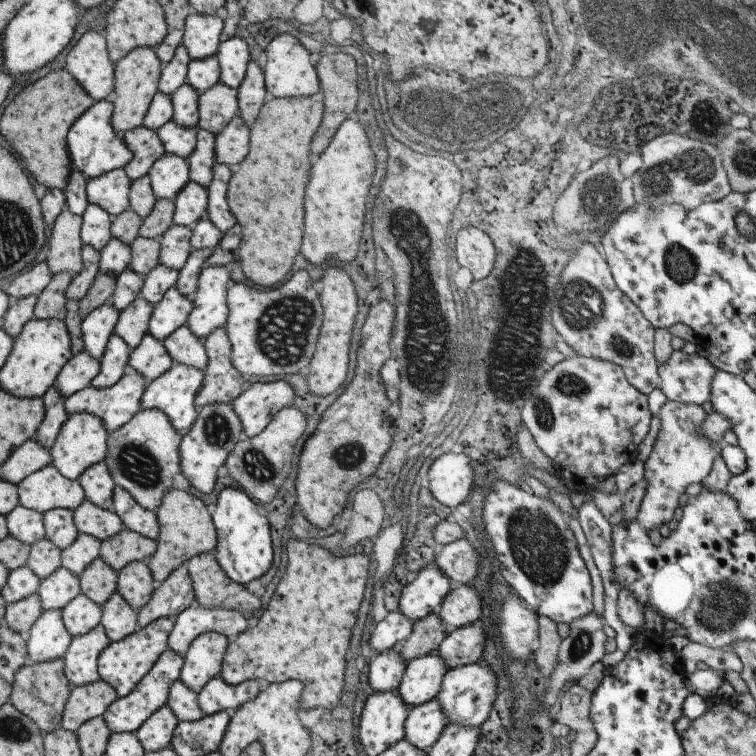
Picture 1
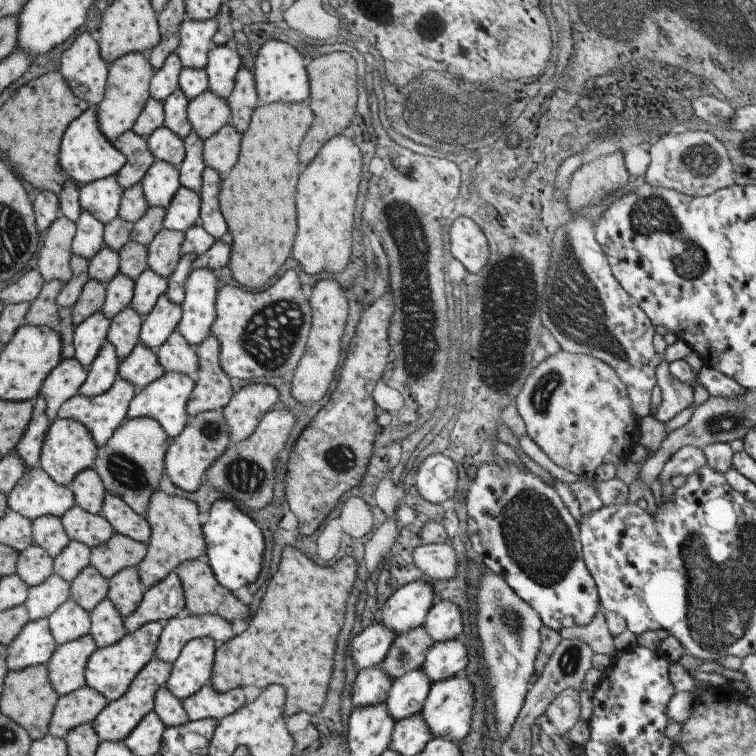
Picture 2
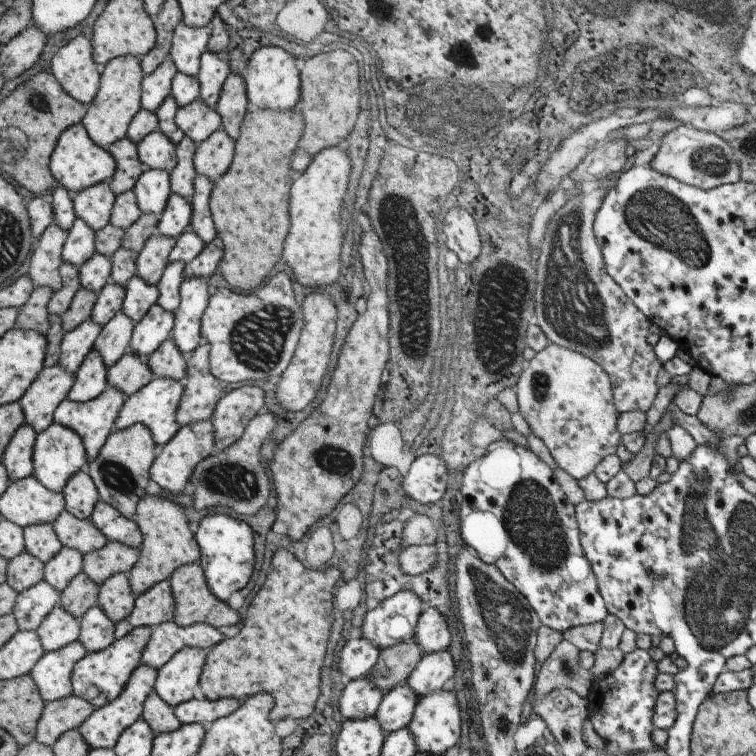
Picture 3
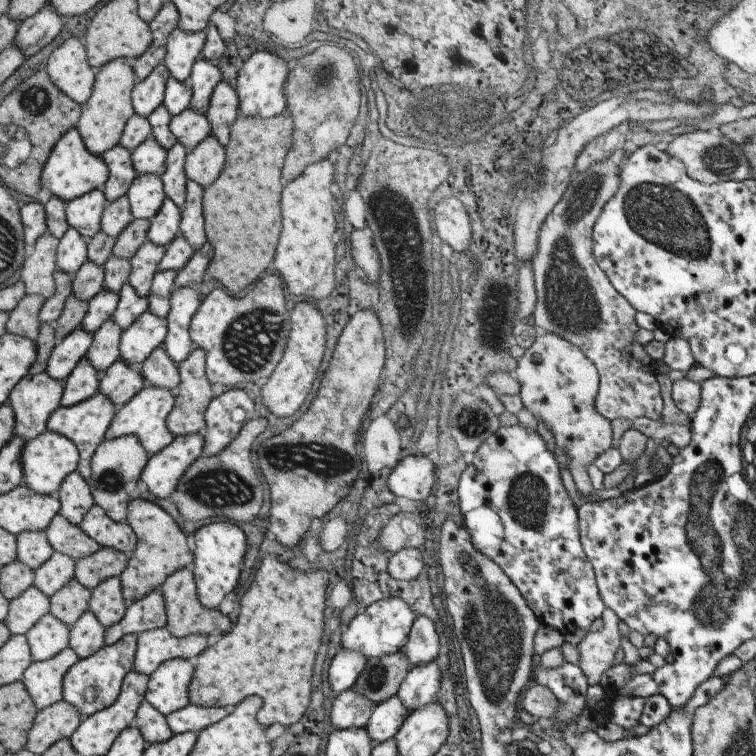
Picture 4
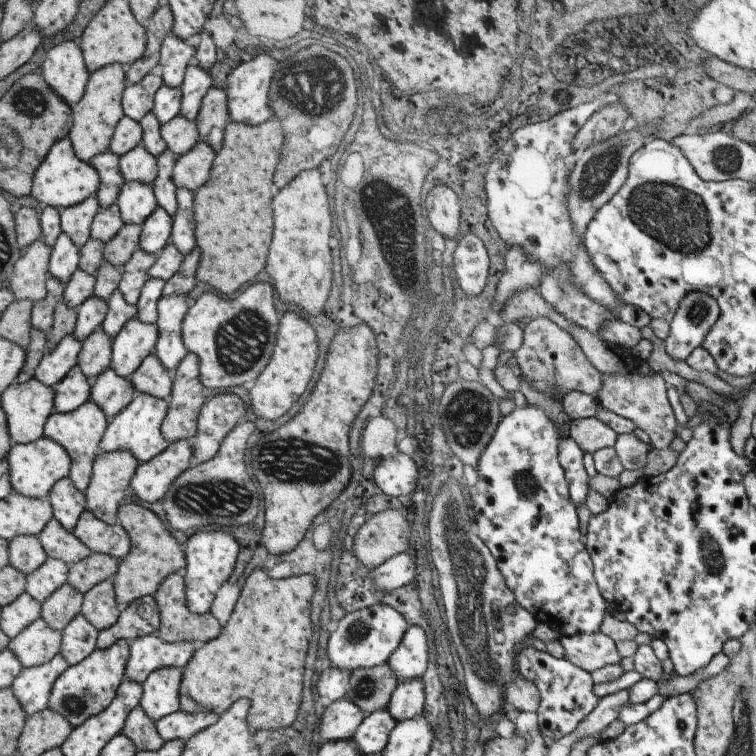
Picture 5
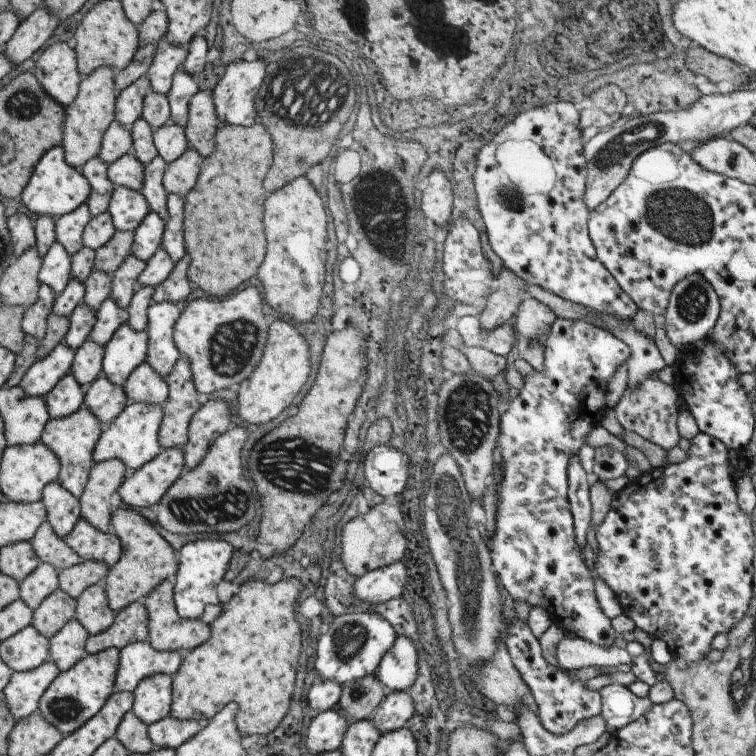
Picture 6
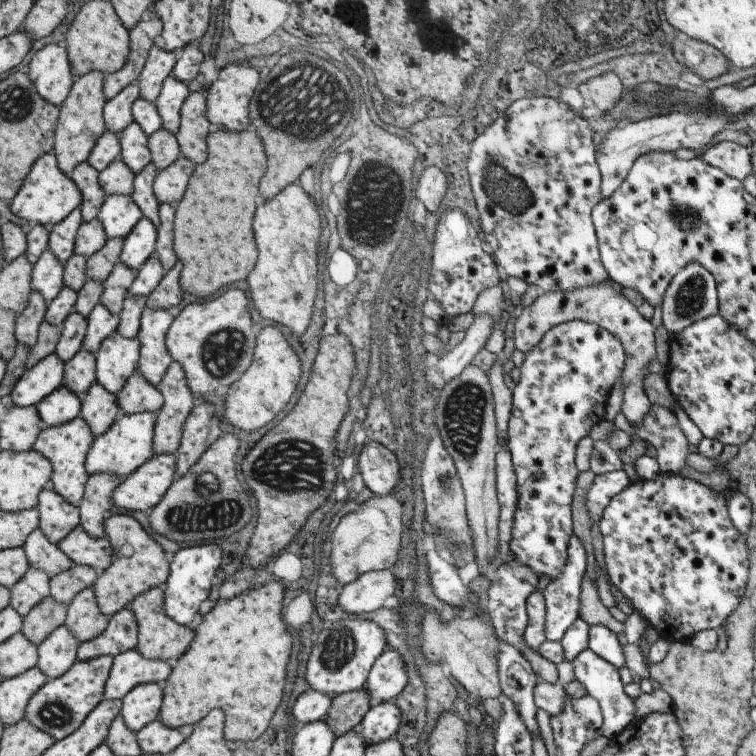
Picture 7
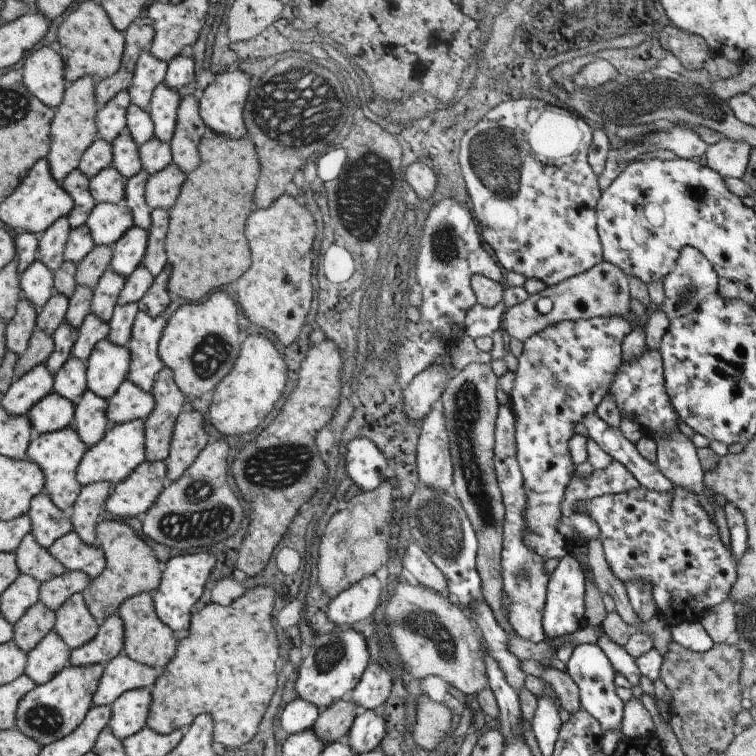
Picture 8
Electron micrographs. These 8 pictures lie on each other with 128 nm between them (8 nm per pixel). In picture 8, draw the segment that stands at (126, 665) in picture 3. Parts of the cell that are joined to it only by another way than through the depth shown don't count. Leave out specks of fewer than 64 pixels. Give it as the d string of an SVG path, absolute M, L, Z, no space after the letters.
M103 664L62 668L49 682L35 685L26 692L15 709L15 726L23 736L43 747L73 732L91 707L97 683L103 674Z

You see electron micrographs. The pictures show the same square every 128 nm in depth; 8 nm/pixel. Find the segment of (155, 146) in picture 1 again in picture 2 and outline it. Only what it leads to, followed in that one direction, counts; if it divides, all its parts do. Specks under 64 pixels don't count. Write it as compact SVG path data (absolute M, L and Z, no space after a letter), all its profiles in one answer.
M133 130L123 132L113 143L113 146L125 156L125 164L114 174L121 189L133 186L139 182L147 169L154 163L154 158L147 148L145 138L137 136Z

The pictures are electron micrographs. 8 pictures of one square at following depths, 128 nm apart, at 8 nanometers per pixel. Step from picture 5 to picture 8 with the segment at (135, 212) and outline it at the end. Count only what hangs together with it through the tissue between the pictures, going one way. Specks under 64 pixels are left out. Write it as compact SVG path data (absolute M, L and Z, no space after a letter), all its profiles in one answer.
M103 202L94 205L85 219L84 226L94 245L112 245L132 227L133 218L127 206L122 203Z

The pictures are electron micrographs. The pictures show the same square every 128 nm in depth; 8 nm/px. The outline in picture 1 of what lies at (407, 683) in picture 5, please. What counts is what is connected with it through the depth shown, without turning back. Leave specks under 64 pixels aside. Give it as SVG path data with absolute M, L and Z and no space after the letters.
M479 619L445 635L437 647L437 656L443 658L447 669L457 668L481 660L486 632Z

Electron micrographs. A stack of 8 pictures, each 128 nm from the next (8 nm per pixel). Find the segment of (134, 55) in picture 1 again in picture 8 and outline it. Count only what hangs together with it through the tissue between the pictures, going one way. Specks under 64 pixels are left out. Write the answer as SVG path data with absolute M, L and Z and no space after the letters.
M81 76L70 84L67 83L61 102L54 108L49 129L49 152L45 159L49 164L51 178L59 184L76 168L81 154L98 136L95 117L99 106L95 102L95 81L91 76Z

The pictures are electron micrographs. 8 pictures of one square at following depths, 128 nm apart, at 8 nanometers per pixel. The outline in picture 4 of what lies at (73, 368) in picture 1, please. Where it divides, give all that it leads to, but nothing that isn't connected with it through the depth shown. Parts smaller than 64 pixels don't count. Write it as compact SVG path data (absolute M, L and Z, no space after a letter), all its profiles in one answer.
M45 371L21 378L7 396L7 403L14 414L13 435L28 441L45 432L49 415L60 406L62 390L63 381L49 378Z

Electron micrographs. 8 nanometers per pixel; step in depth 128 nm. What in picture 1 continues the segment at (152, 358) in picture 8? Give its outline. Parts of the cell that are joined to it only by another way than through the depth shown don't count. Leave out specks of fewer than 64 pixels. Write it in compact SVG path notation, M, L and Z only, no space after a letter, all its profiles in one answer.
M227 265L204 266L197 278L197 290L191 296L193 308L186 318L186 326L198 339L226 324L229 310L226 304L227 287L231 284Z

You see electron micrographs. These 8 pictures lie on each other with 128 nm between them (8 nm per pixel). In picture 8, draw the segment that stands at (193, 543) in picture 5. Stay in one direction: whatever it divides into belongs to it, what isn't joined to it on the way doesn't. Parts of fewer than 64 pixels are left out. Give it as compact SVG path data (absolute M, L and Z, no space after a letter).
M195 552L193 554L178 555L162 564L159 586L152 592L155 616L165 624L173 634L179 630L187 630L192 606L201 597L201 592L208 581L208 576L217 562L215 556L209 552Z

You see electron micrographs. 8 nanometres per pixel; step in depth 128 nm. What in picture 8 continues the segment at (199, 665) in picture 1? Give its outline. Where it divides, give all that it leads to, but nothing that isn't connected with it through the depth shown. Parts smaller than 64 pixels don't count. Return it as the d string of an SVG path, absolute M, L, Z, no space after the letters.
M147 687L123 692L110 704L111 718L106 726L122 741L146 726L149 704L151 694Z

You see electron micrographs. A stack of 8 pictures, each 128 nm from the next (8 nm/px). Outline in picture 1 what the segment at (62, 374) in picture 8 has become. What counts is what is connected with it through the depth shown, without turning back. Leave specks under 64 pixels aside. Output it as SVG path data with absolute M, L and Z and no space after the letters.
M140 295L124 308L119 314L114 326L114 333L127 344L132 351L141 342L147 332L148 320L153 306Z

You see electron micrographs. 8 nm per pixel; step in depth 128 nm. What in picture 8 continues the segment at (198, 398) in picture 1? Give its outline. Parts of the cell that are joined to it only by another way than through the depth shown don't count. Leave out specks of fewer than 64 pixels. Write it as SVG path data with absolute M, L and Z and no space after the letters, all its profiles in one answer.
M167 367L157 372L150 392L155 400L155 408L143 421L145 461L163 461L169 456L175 419L186 409L187 404L173 380L173 372Z

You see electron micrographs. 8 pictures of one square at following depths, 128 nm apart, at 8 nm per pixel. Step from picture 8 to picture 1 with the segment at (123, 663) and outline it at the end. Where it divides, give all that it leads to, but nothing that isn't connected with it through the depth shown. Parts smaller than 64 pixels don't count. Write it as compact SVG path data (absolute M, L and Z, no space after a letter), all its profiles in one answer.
M193 604L172 618L173 630L167 638L167 649L183 656L194 638L206 632L219 632L230 642L247 628L243 614L227 608L203 608Z

